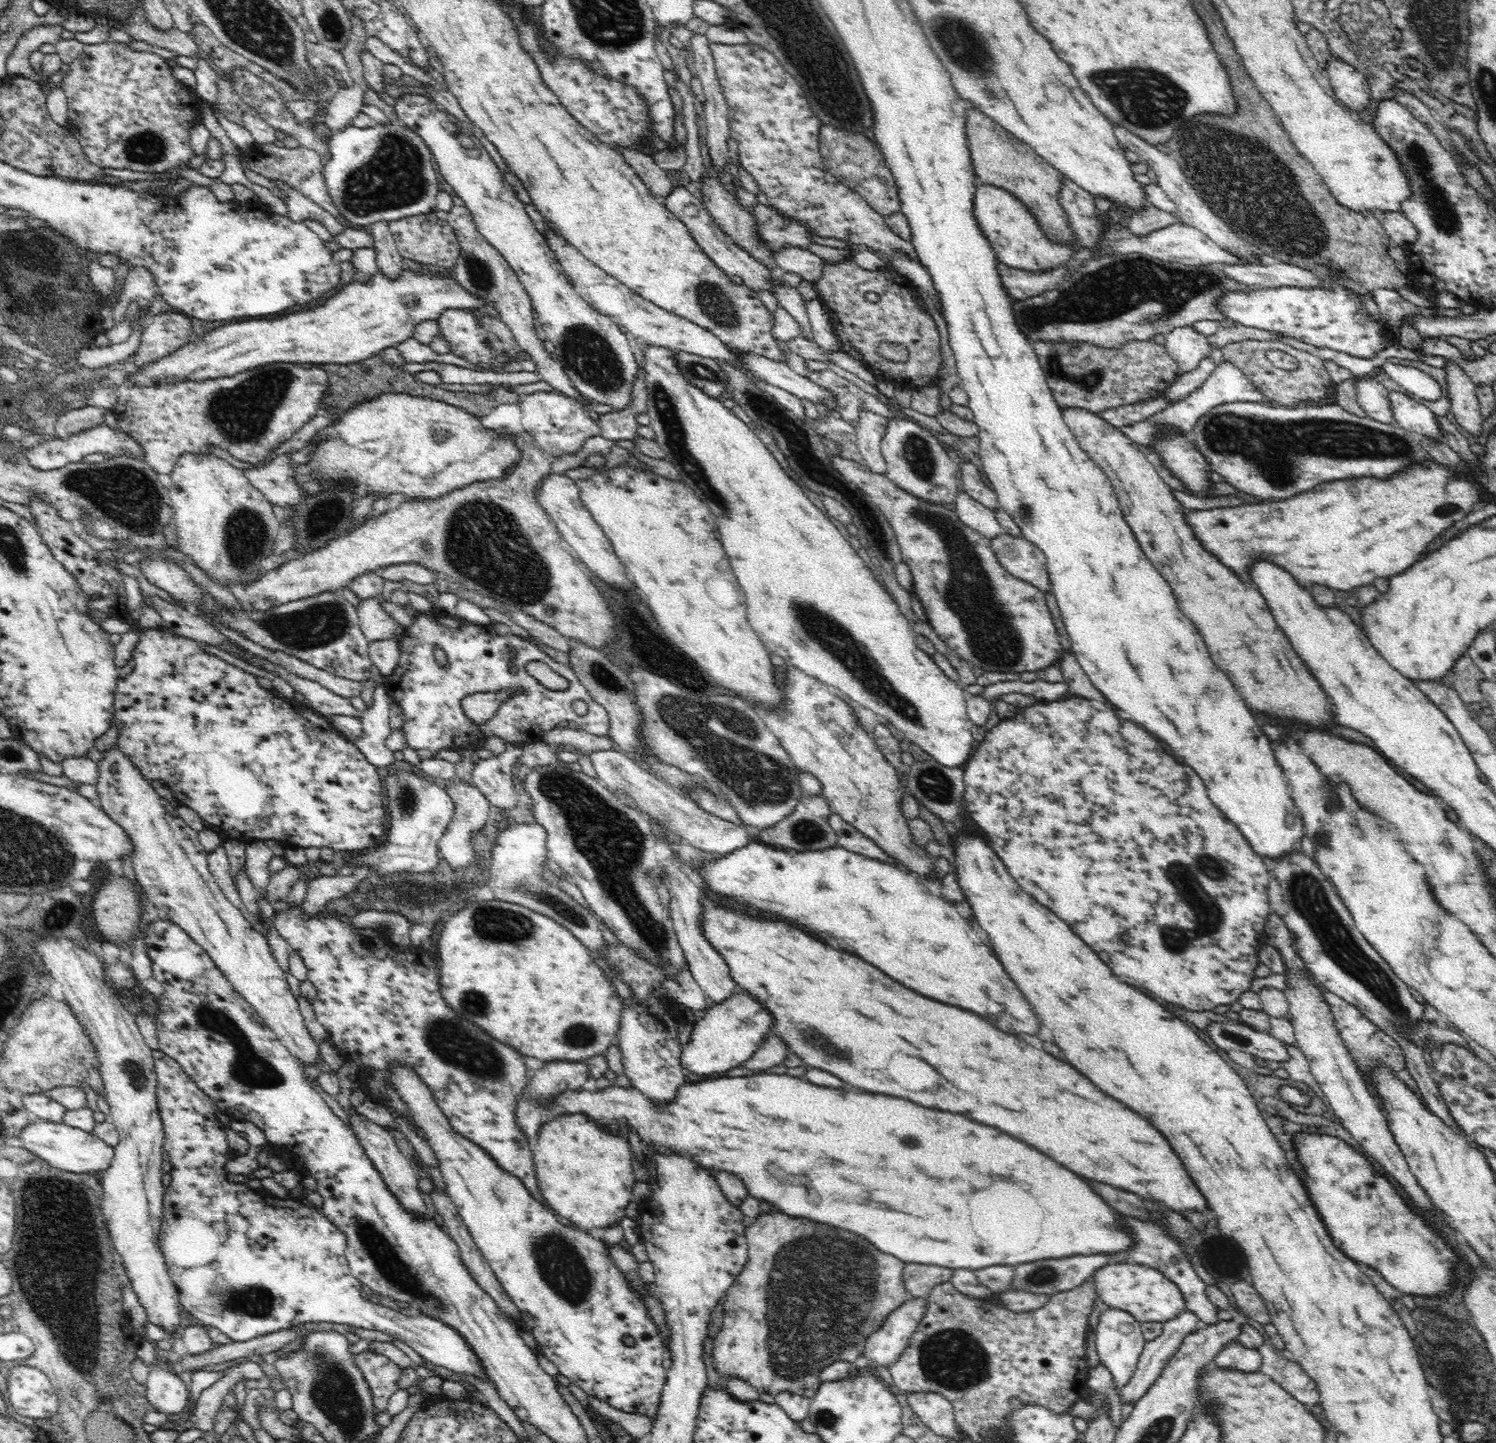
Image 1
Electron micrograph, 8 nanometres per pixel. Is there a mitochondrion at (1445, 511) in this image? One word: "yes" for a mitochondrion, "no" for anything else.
no

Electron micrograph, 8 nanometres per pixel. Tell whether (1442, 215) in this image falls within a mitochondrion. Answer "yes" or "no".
yes

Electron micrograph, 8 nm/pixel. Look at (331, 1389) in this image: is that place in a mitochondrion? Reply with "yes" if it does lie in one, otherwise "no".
yes

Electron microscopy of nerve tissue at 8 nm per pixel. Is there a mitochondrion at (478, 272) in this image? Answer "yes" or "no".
yes

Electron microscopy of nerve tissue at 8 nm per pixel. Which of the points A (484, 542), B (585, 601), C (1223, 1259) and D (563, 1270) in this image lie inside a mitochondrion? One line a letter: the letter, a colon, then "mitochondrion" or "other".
A: mitochondrion
B: other
C: mitochondrion
D: mitochondrion

